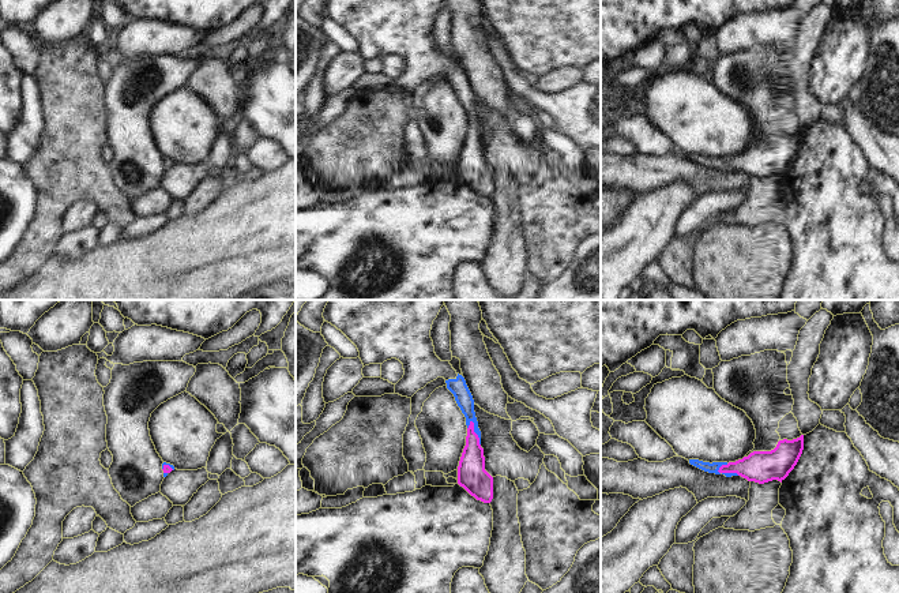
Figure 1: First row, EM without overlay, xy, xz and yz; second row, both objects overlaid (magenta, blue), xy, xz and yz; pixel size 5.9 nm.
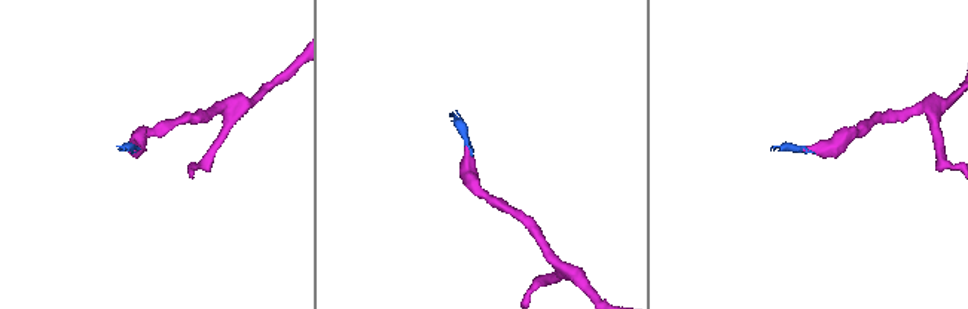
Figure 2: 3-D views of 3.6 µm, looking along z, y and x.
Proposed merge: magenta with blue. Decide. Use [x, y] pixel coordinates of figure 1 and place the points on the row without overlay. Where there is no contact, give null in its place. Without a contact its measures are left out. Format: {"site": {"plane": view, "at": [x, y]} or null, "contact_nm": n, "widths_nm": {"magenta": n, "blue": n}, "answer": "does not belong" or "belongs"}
{"site": {"plane": "xz", "at": [474, 127]}, "contact_nm": 160, "widths_nm": {"magenta": 170, "blue": 100}, "answer": "belongs"}

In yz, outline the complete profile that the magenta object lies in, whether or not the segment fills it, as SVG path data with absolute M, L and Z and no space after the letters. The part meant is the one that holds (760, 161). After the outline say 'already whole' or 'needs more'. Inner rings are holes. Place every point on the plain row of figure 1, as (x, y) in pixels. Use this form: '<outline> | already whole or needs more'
M804 130L793 135L779 135L771 146L753 146L736 157L703 157L689 154L689 158L708 168L726 172L741 170L748 176L764 179L772 174L783 176L797 159L804 145Z | needs more

